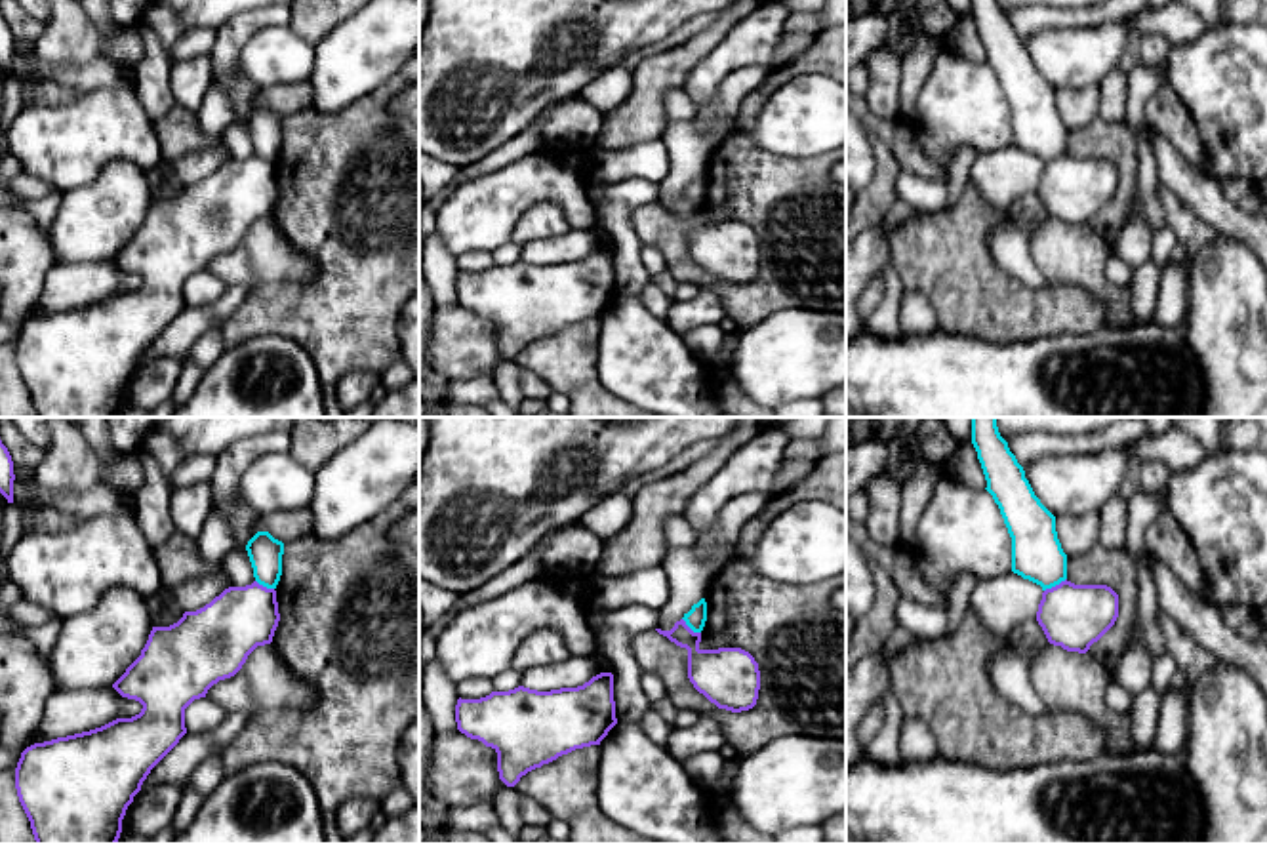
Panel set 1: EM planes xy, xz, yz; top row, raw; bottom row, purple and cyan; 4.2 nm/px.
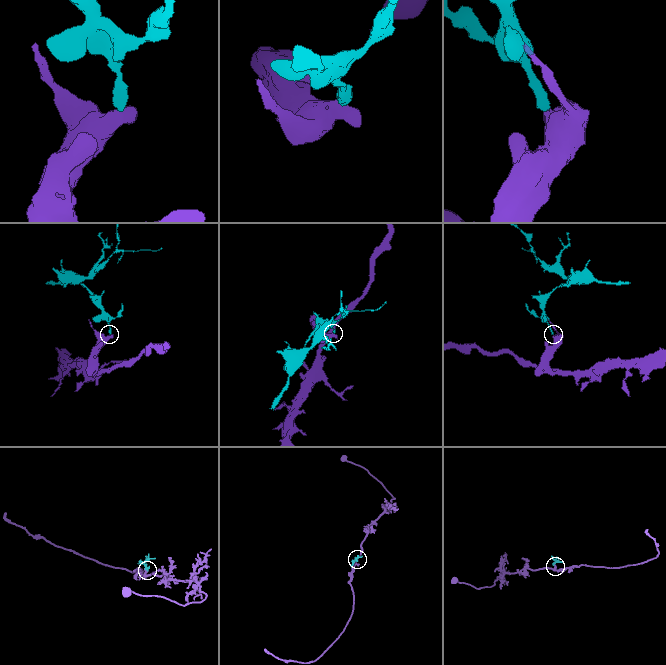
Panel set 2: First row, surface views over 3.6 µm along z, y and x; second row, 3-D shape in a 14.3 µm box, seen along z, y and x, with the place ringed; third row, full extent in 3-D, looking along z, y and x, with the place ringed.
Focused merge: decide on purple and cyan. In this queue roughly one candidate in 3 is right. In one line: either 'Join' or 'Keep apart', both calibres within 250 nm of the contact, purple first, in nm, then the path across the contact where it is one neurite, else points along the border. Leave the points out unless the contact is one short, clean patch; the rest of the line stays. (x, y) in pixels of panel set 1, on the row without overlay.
Keep apart. Thickness 280 nm (purple) against 220 nm. Boundary: yz (1065, 151), (1045, 164)

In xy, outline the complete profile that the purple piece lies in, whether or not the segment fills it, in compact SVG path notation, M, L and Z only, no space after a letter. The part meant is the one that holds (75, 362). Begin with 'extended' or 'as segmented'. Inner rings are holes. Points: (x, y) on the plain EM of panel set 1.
as segmented; M253 154L225 162L170 200L152 200L141 229L112 257L122 271L143 278L139 288L21 326L15 362L36 417L116 417L143 354L187 307L185 282L219 253L234 250L257 219L271 217L278 194L276 164Z

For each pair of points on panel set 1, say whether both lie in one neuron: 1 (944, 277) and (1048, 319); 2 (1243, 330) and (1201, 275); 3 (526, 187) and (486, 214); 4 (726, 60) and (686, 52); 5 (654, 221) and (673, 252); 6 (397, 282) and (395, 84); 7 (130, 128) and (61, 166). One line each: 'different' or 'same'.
1: same
2: same
3: same
4: different
5: same
6: same
7: same

